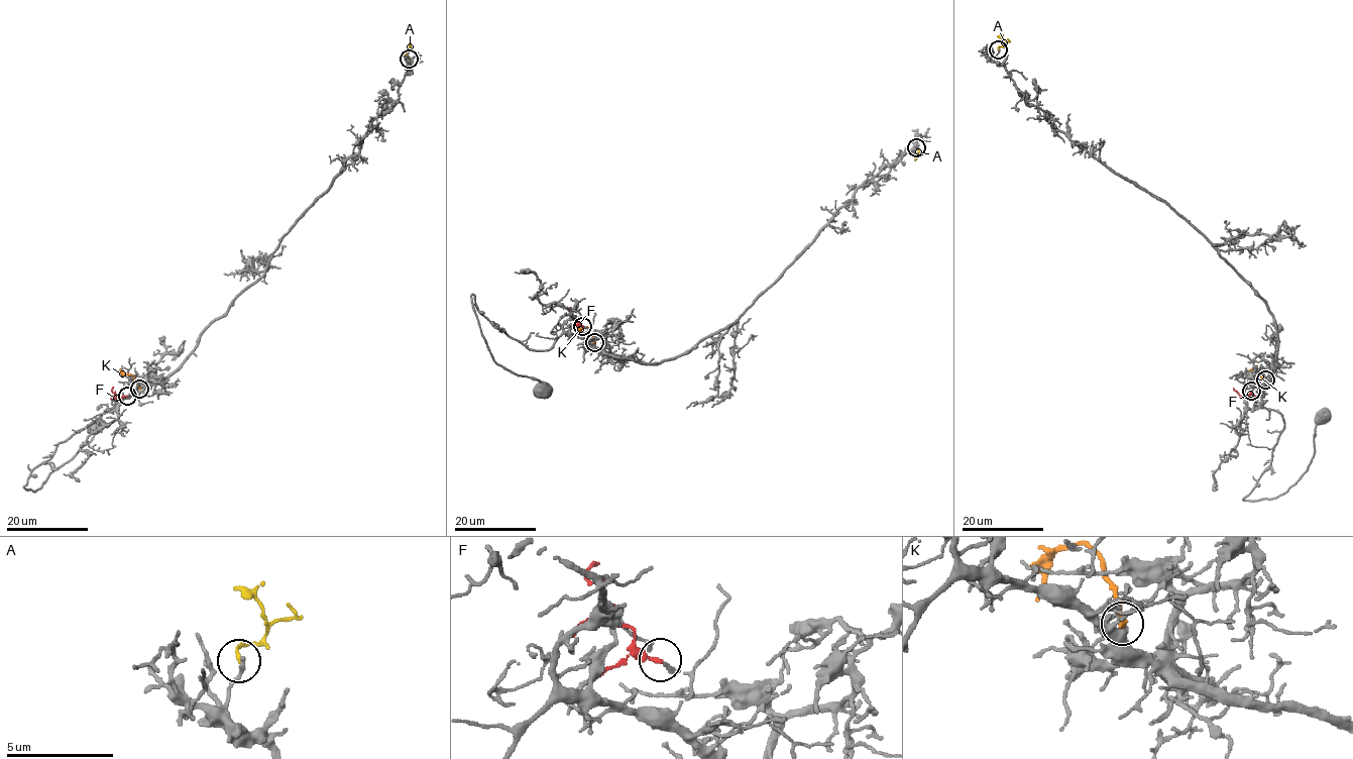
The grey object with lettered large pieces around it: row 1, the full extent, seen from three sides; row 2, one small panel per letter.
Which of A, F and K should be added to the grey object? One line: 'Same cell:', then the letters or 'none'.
Same cell: none

